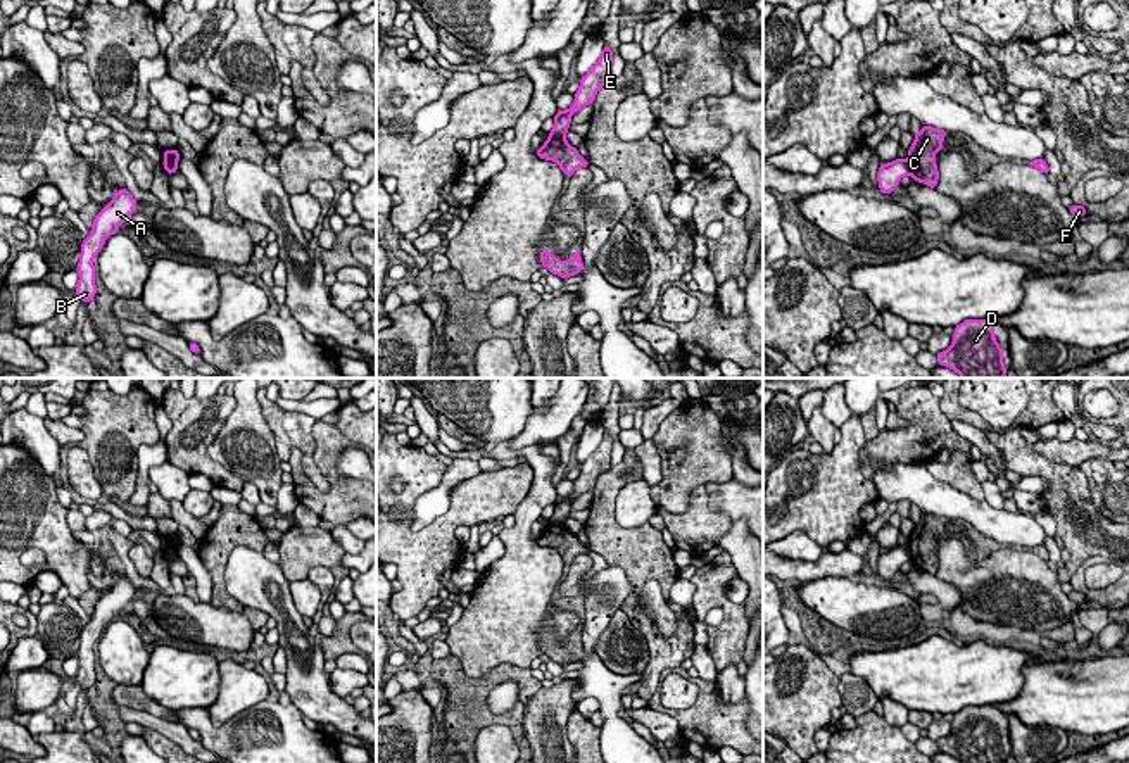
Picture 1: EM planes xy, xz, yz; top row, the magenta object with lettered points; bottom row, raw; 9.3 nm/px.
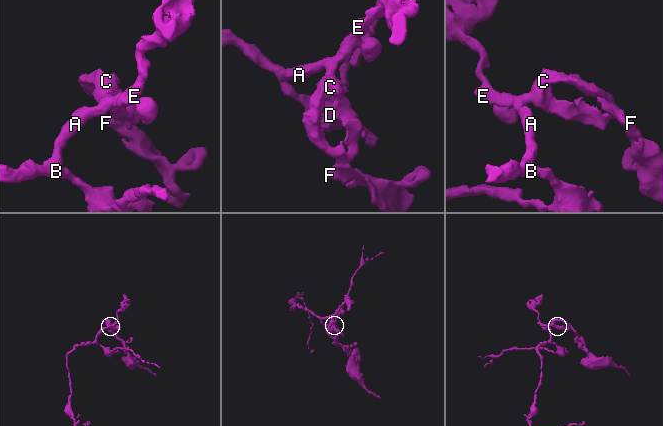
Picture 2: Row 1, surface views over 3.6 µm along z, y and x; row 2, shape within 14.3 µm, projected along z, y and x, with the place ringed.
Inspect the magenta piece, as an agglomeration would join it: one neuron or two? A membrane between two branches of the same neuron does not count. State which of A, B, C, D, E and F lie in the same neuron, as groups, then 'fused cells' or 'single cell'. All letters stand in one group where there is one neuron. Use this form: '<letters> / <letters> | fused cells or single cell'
A B D E / C F | fused cells

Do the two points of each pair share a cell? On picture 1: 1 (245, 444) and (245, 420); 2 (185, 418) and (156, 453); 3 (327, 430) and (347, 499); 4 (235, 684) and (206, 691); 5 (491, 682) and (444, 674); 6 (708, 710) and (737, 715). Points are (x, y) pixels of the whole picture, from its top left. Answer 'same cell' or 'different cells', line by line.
1: same cell
2: different cells
3: same cell
4: different cells
5: same cell
6: same cell

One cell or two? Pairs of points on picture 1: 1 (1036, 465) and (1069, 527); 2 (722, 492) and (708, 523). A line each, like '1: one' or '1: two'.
1: one
2: two

